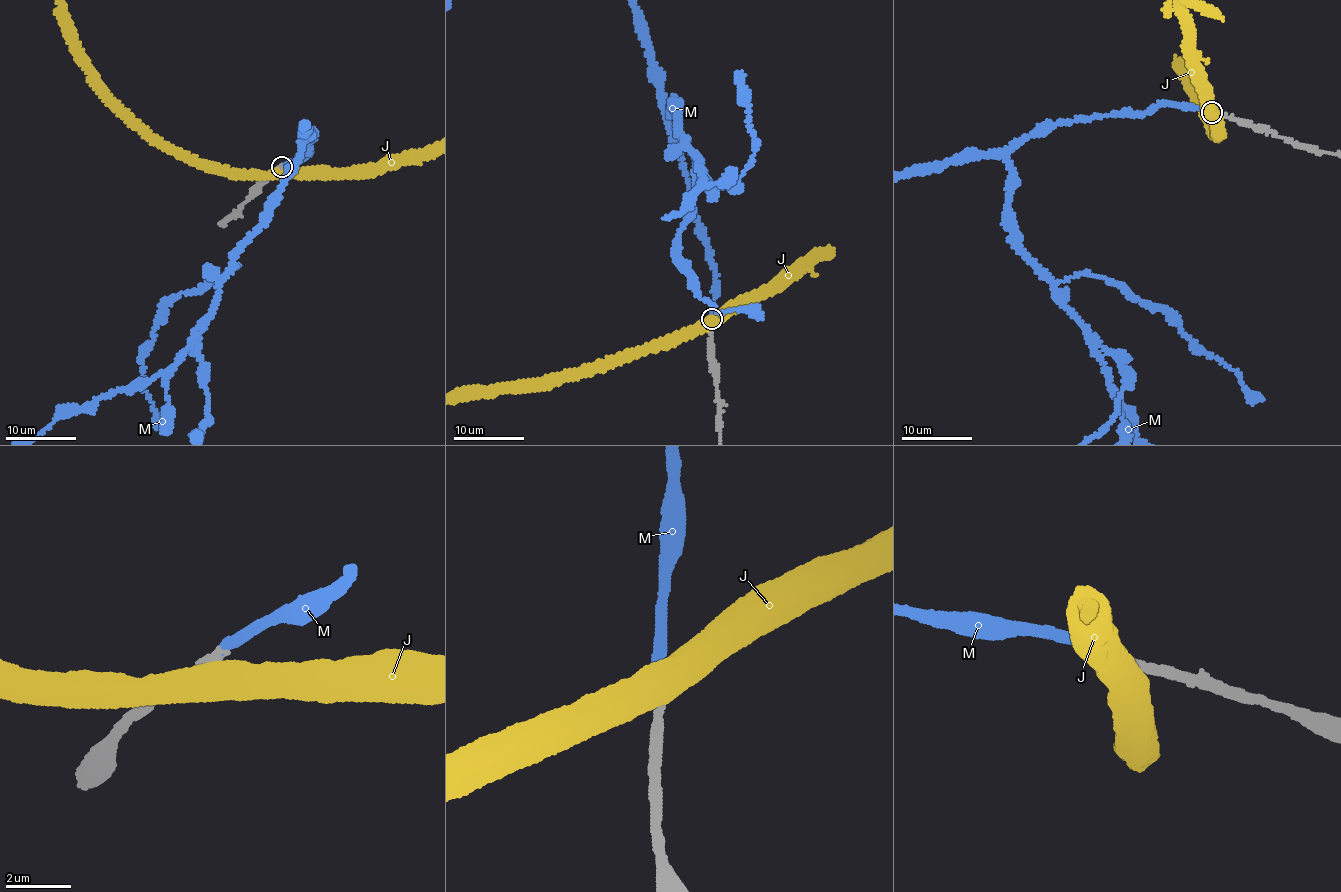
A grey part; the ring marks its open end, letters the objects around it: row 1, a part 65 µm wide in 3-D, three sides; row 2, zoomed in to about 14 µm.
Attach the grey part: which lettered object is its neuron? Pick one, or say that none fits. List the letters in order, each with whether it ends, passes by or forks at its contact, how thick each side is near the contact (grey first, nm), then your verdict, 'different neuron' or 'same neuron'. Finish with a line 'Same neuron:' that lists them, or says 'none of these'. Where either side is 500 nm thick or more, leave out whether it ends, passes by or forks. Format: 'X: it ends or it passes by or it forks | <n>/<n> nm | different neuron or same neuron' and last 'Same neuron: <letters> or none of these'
J: 380/750 nm | different neuron
M: it ends | 280/320 nm | same neuron
Same neuron: M

